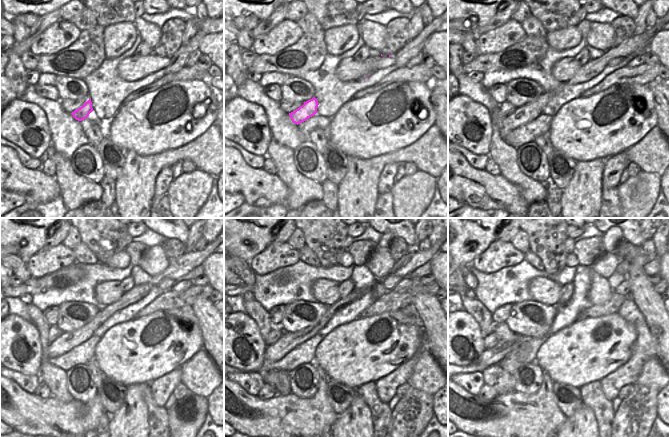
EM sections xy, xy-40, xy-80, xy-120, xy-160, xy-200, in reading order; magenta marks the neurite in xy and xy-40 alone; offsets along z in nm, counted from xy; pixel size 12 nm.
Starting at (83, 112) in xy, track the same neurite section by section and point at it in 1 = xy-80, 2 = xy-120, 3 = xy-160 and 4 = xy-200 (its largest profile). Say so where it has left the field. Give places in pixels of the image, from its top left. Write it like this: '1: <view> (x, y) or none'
1: xy-80 (530, 111)
2: xy-120 (67, 341)
3: xy-160 (288, 341)
4: xy-200 (489, 357)

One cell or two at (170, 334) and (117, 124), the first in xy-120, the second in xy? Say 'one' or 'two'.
one

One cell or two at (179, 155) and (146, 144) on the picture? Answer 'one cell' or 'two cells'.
two cells

